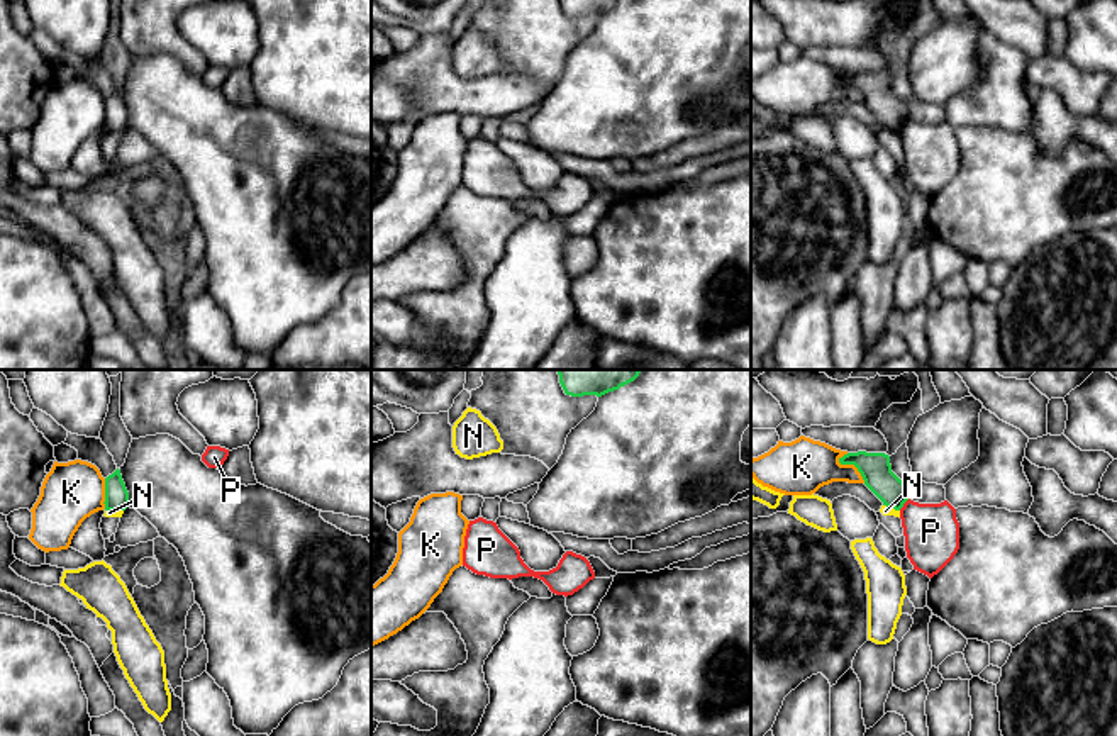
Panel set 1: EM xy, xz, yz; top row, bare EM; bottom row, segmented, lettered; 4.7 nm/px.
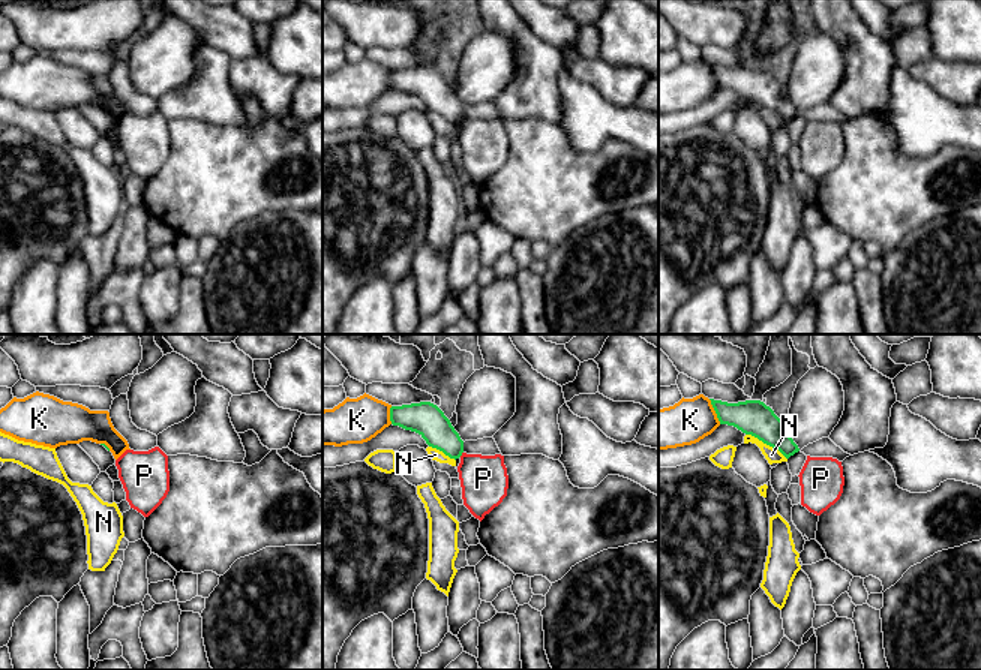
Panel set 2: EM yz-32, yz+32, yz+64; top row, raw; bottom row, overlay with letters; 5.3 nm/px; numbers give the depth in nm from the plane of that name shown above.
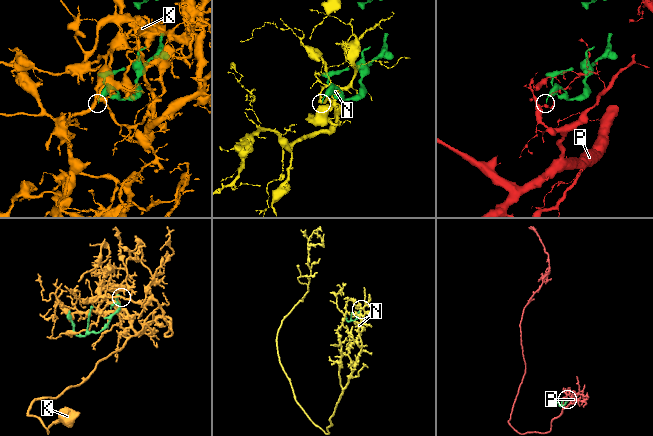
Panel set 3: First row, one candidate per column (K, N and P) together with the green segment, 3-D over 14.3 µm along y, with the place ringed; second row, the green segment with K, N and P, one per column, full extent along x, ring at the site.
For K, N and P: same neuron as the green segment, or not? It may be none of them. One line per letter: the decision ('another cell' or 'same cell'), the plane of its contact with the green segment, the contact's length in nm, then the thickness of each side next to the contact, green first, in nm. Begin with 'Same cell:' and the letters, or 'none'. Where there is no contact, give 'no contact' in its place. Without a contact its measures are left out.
Same cell: none
K: another cell; meets green in yz; contact 180 nm long; 150 nm thick on the green side, 260 nm on the other
N: another cell; meets green in xy; contact 90 nm long; 110 nm thick on the green side, 30 nm on the other
P: another cell; meets green in yz; contact 80 nm long; 150 nm thick on the green side, 260 nm on the other

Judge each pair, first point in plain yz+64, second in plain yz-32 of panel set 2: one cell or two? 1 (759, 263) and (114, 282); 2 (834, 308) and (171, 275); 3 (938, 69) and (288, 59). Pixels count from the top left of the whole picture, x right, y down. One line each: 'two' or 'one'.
1: two
2: one
3: two

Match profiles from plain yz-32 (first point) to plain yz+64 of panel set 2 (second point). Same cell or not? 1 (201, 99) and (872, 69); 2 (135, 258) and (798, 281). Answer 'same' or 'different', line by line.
1: same
2: same

